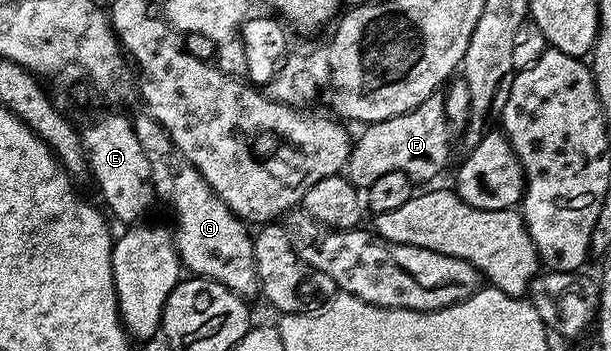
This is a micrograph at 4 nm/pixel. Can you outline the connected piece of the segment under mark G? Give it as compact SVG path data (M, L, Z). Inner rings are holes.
M142 113L133 116L132 122L136 141L140 141L144 157L148 157L155 196L174 210L175 227L172 227L172 234L181 266L191 276L216 281L243 297L257 296L260 288L254 260L254 241L251 232L246 232L247 224L232 214L220 197L216 197L212 185L208 185L208 181L200 177L196 165L192 165L192 161L188 161L188 157L176 149L172 137L168 137L164 125L160 125L156 117Z

